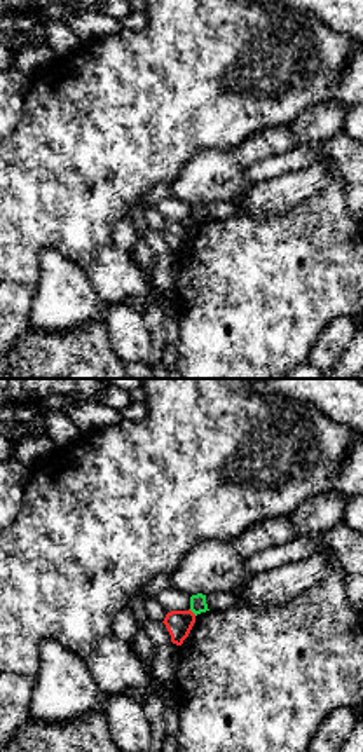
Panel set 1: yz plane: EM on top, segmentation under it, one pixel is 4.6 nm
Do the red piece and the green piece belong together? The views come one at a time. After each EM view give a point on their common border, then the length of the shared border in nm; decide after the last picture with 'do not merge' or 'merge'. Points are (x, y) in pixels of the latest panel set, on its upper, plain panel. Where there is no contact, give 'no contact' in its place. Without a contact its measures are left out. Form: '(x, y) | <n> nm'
(191, 220) | 50 nm

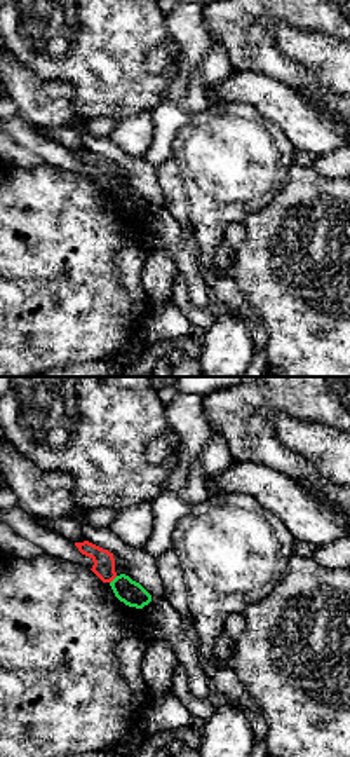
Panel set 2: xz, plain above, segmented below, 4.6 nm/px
(114, 187) | 50 nm

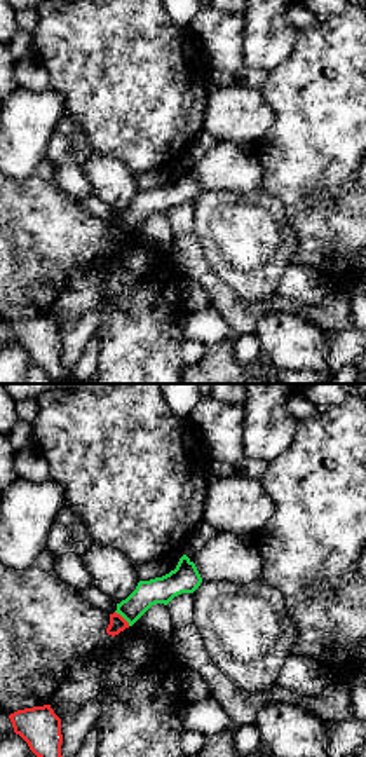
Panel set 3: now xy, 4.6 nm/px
(122, 227) | 100 nm

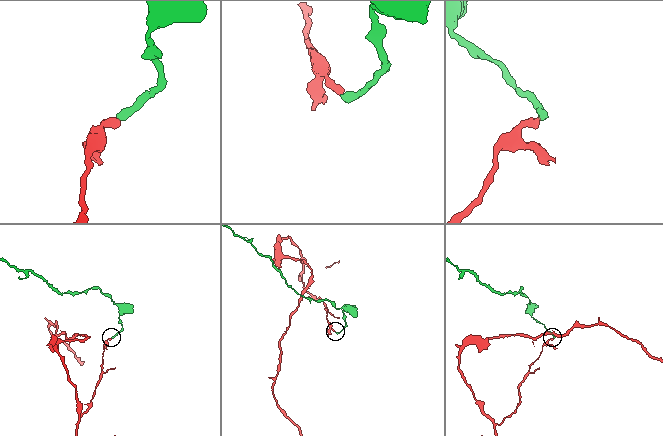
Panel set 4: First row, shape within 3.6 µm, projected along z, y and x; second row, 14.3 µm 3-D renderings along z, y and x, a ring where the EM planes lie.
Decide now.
do not merge

